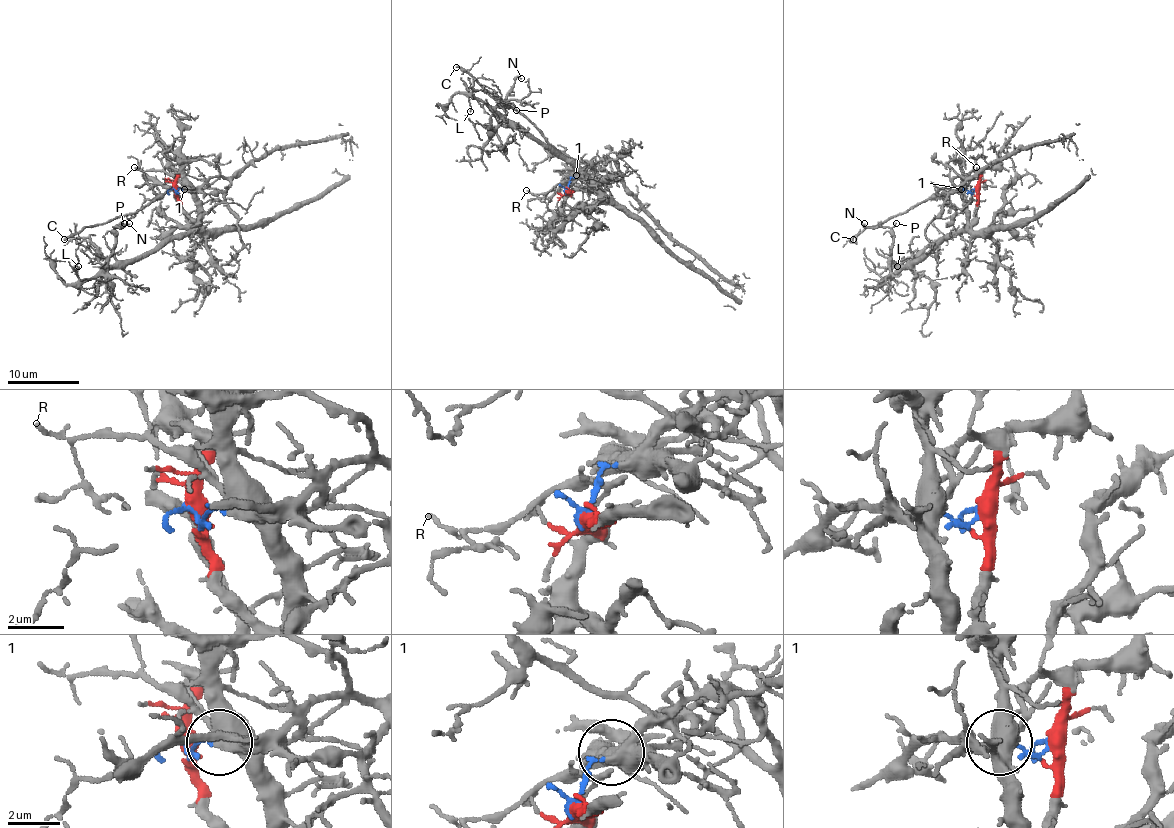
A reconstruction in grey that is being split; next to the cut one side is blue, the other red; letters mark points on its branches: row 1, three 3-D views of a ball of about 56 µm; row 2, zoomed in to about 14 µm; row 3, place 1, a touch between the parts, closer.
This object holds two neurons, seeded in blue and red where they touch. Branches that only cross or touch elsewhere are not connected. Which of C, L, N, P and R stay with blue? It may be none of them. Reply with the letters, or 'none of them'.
C, R

